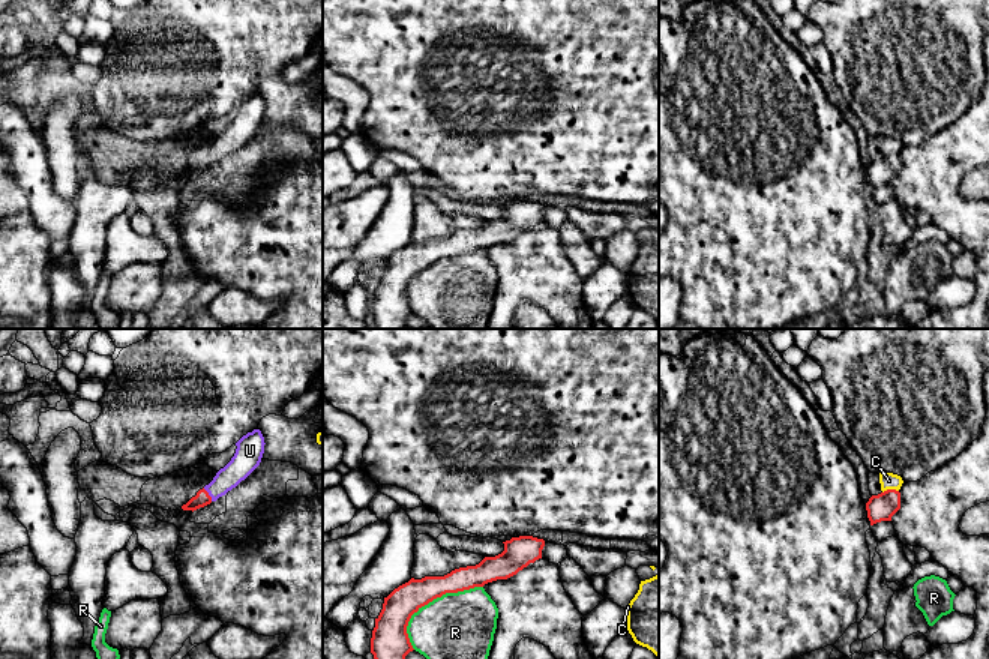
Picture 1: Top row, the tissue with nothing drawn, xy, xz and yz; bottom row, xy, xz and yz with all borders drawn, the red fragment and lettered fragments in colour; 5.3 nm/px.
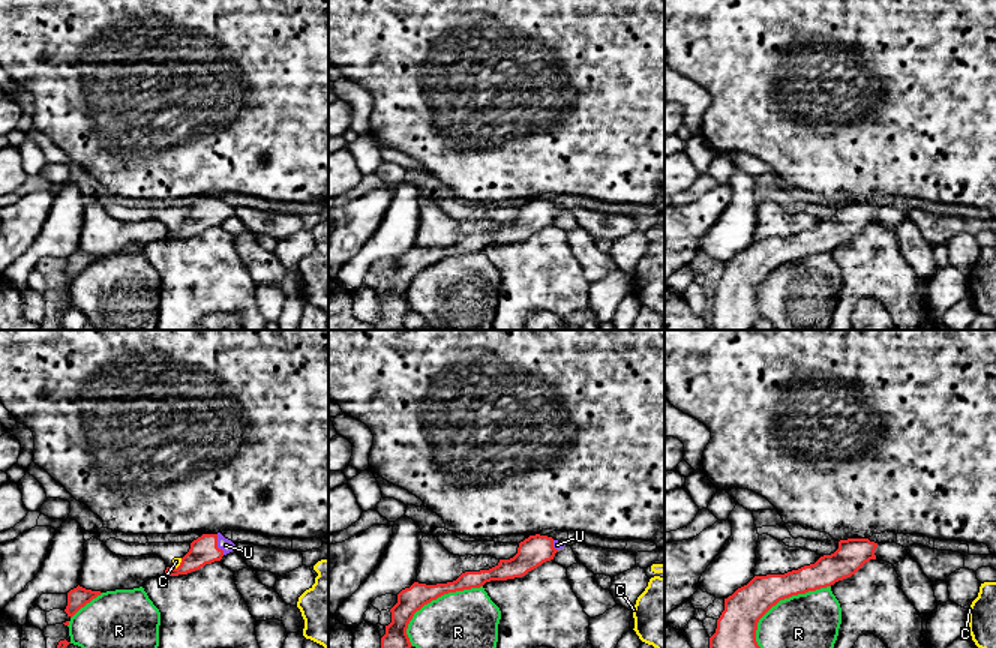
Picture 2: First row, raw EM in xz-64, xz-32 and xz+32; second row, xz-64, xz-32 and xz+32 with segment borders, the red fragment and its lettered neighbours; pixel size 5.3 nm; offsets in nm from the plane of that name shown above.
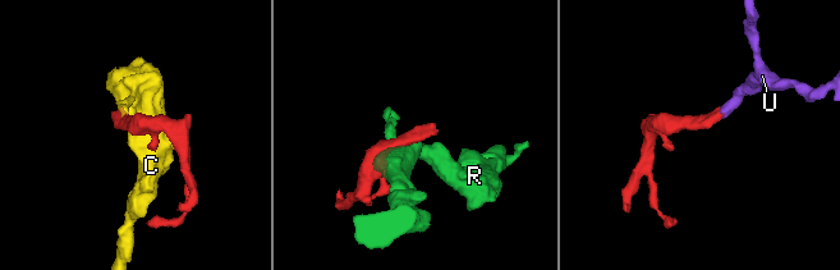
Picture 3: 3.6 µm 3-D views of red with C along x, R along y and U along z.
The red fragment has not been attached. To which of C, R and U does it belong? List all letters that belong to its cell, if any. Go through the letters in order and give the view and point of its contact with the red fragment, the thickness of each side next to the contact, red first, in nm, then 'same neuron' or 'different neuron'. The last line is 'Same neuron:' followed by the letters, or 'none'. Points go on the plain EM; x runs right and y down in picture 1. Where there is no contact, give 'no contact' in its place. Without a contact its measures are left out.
C: meets red in yz at (890, 153); 140 nm thick on the red side, 90 nm on the other; different neuron
R: meets red in xz at (431, 264); 170 nm thick on the red side, 420 nm on the other; different neuron
U: meets red in xy at (207, 158); 80 nm thick on the red side, 140 nm on the other; same neuron
Same neuron: U

